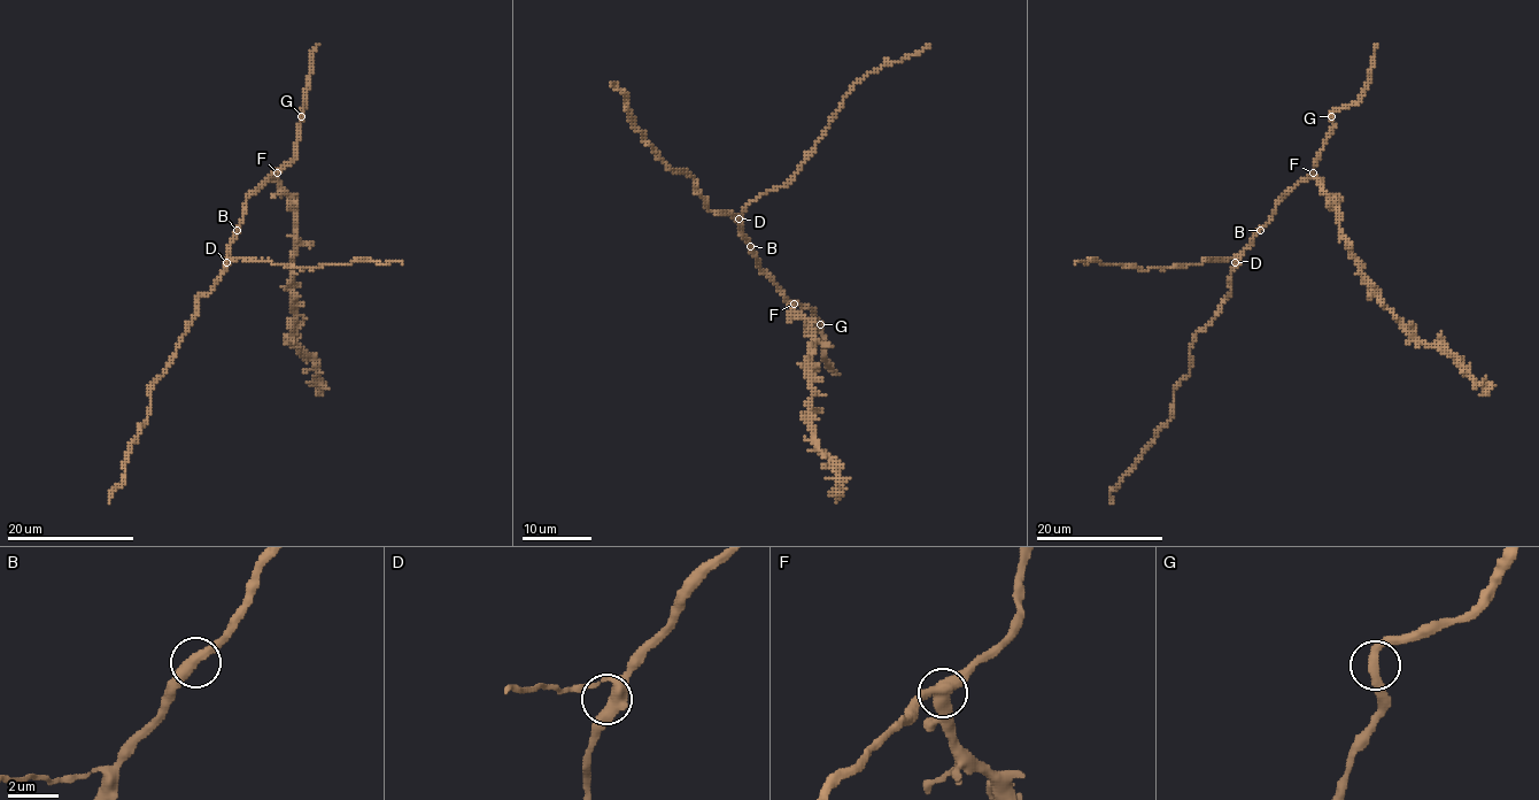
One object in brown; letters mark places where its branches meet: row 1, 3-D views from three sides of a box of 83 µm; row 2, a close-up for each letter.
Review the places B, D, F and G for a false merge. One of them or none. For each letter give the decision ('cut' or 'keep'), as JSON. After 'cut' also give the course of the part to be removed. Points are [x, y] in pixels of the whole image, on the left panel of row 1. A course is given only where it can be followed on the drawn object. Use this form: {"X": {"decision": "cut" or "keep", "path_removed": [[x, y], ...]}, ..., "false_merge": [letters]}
{"B": {"decision": "keep"}, "D": {"decision": "keep"}, "F": {"decision": "cut", "path_removed": [[277, 172], [277, 182], [289, 197], [294, 209], [292, 299], [294, 340], [312, 358], [318, 390], [315, 385]]}, "G": {"decision": "keep"}, "false_merge": ["F"]}

